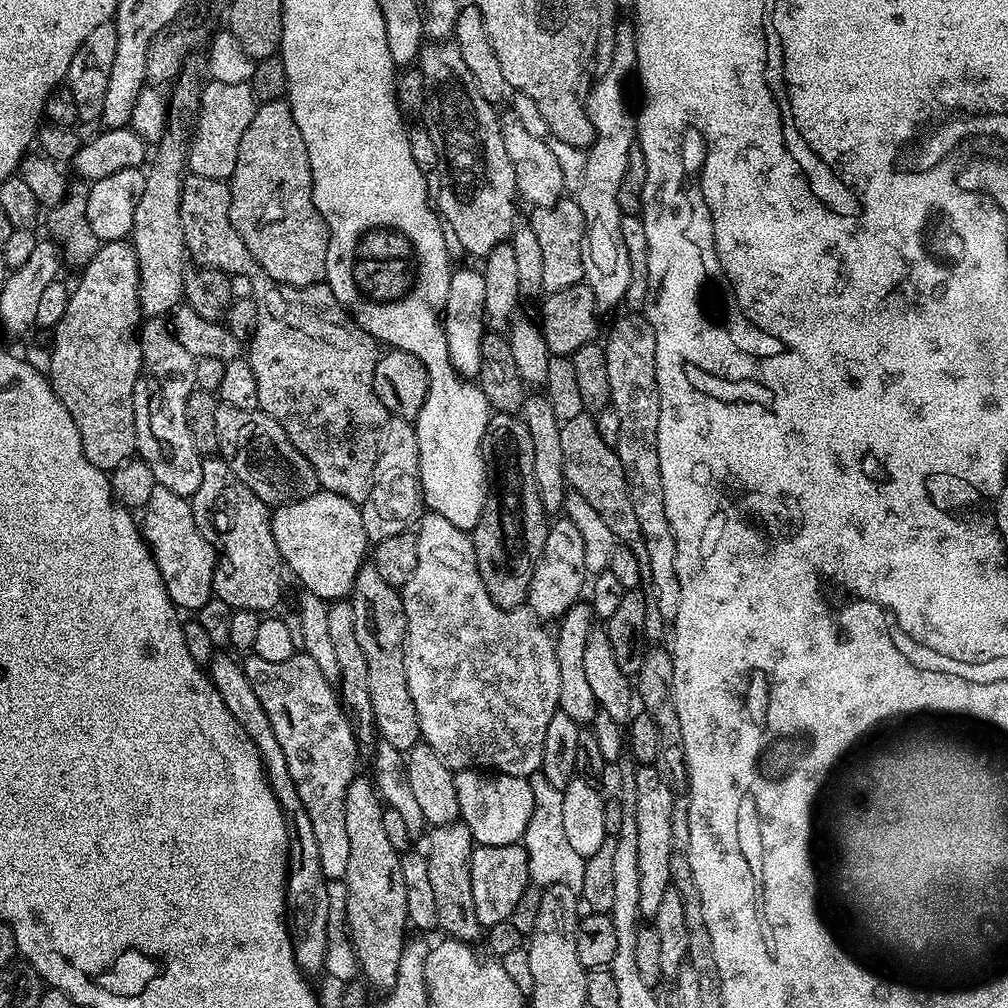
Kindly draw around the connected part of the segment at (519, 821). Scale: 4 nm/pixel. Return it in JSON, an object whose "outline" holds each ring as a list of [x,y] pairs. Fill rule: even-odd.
{"outline":[[[461,768],[454,775],[454,790],[458,794],[460,820],[468,827],[477,845],[506,846],[523,841],[534,810],[534,793],[528,778],[491,770]]]}

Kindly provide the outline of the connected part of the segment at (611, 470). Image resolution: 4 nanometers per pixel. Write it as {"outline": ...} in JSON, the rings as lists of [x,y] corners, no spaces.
{"outline":[[[591,415],[570,418],[560,425],[562,438],[562,462],[564,478],[571,491],[582,494],[590,506],[598,513],[598,518],[606,526],[610,526],[610,534],[614,534],[619,543],[630,546],[634,550],[634,558],[638,558],[638,566],[642,570],[639,591],[646,601],[643,637],[650,642],[658,642],[666,628],[666,622],[659,613],[658,601],[654,589],[654,578],[650,574],[650,557],[646,555],[646,542],[642,538],[642,526],[638,526],[638,518],[634,514],[634,502],[630,502],[630,490],[622,470],[622,462],[618,458],[615,447],[602,442],[602,434],[598,434],[598,426]]]}

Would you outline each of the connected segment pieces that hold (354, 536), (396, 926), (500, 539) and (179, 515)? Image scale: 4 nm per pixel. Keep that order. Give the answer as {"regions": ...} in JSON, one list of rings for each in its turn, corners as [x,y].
{"regions":[[[[317,490],[313,496],[279,505],[271,517],[280,559],[287,571],[289,568],[300,579],[299,587],[329,602],[351,597],[358,570],[370,552],[360,505],[333,492]]],[[[363,774],[353,776],[346,790],[346,831],[350,842],[350,859],[342,881],[348,892],[344,921],[348,926],[348,937],[352,940],[352,949],[363,979],[373,989],[390,990],[398,978],[398,966],[406,943],[404,931],[409,931],[410,925],[406,910],[406,882],[402,882],[401,853],[396,852],[394,846],[390,846],[388,841],[386,829],[382,823],[384,810],[385,805],[381,801],[380,793],[376,791],[375,783],[369,777],[367,780]]],[[[510,413],[489,415],[480,443],[488,493],[476,527],[471,529],[472,545],[490,598],[503,608],[519,608],[528,599],[530,578],[546,542],[549,517],[538,498],[534,482],[534,445],[523,419]]],[[[157,484],[150,494],[150,502],[146,502],[142,510],[142,535],[177,609],[195,610],[213,599],[217,554],[214,546],[206,542],[202,530],[198,530],[189,497],[174,494],[174,490],[166,490],[166,486]]]]}

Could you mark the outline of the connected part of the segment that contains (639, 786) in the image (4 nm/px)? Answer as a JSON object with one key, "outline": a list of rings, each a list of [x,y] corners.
{"outline":[[[640,766],[634,772],[636,778],[636,821],[638,822],[638,906],[641,917],[654,918],[658,914],[658,905],[662,894],[672,887],[670,858],[672,857],[672,802],[674,793],[665,773],[656,766]]]}

